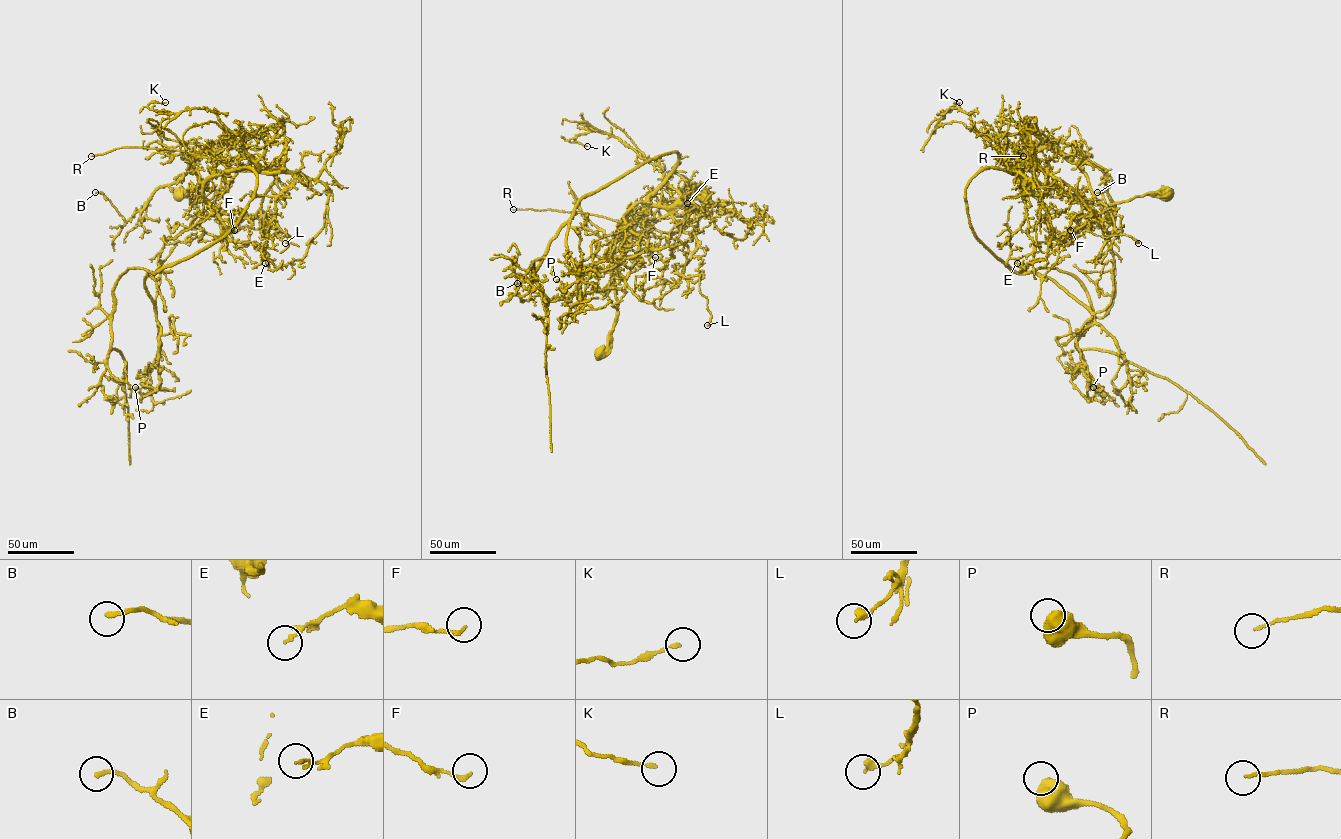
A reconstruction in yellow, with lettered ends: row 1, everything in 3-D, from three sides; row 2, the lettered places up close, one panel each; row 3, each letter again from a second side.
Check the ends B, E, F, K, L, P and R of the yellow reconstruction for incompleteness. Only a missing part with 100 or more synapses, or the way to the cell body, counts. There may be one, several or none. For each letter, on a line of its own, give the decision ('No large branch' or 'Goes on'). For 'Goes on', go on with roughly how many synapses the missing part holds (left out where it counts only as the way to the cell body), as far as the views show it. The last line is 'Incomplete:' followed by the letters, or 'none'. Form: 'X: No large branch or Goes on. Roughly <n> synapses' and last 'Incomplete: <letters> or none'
B: No large branch
E: No large branch
F: No large branch
K: No large branch
L: No large branch
P: No large branch
R: No large branch
Incomplete: none

